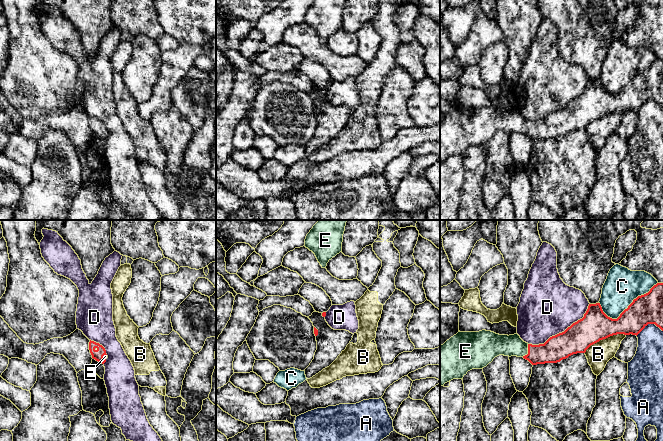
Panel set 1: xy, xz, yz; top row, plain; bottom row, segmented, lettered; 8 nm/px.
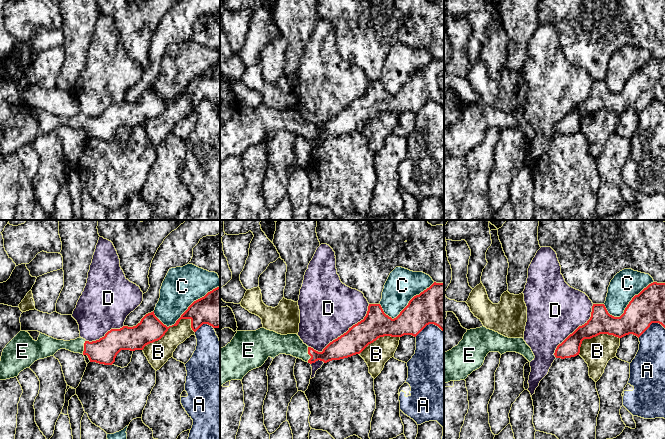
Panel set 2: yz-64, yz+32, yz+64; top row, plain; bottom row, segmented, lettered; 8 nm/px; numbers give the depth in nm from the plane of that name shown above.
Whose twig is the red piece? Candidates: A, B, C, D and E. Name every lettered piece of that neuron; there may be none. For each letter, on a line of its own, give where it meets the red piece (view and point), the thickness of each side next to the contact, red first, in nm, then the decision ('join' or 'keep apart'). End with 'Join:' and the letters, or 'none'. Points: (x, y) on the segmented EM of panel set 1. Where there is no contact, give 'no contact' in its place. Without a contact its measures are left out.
A: contact yz (649, 323); calibres 240 and 220 nm; keep apart
B: contact yz (604, 338); calibres 240 and 190 nm; keep apart
C: contact yz (630, 304); calibres 240 and 280 nm; keep apart
D: contact yz (562, 332); calibres 240 and 460 nm; keep apart
E: contact yz (528, 351); calibres 200 and 170 nm; join
Join: E

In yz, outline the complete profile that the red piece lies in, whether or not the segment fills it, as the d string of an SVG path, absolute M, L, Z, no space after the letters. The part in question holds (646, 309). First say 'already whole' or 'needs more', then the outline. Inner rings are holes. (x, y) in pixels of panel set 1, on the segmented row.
needs more | M657 283L650 291L638 296L617 319L608 317L600 303L589 304L584 317L564 332L550 337L544 344L524 342L518 334L499 335L491 331L458 332L440 346L440 386L453 379L463 379L468 371L482 369L499 355L523 357L532 365L557 363L586 350L600 340L617 334L638 335L648 324L655 324L663 331L663 283Z

